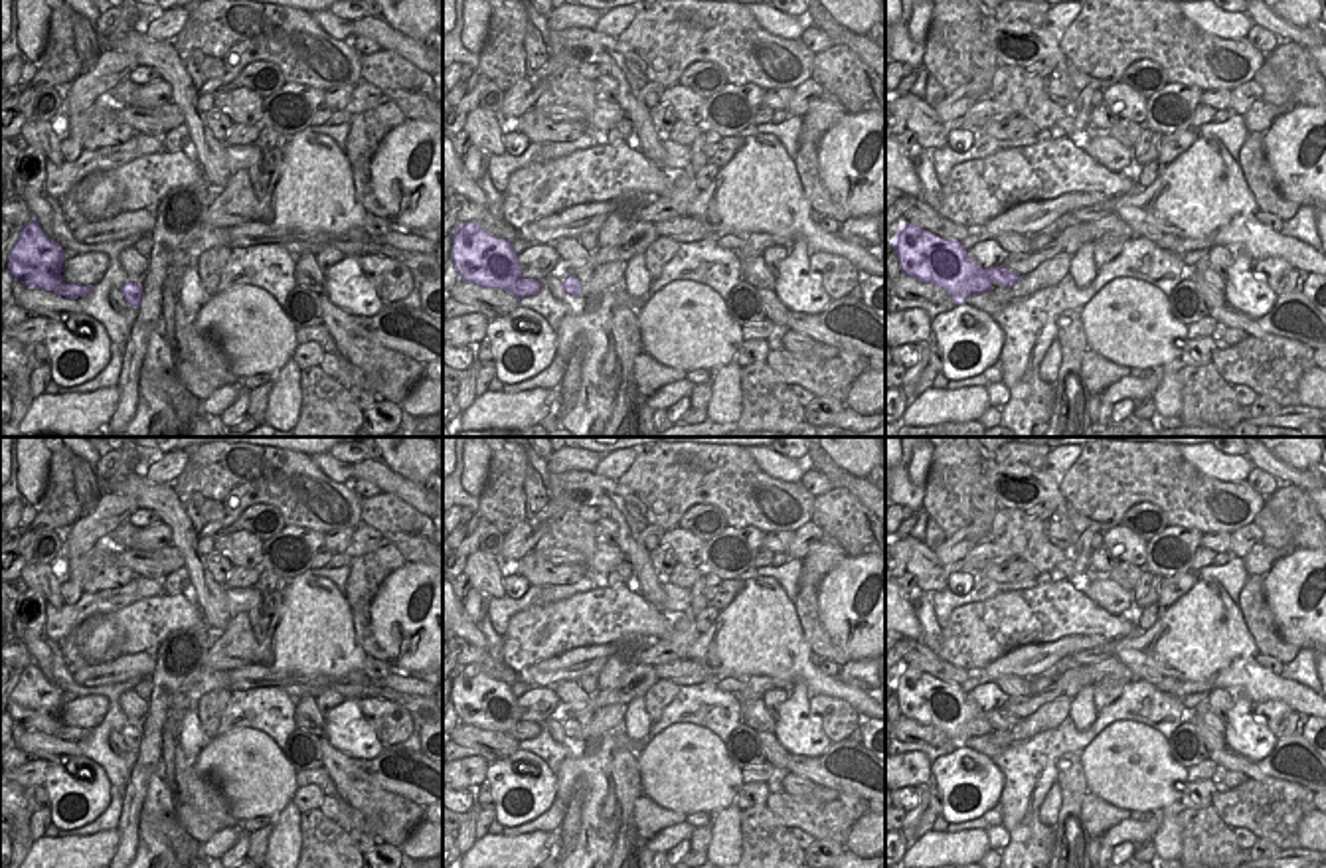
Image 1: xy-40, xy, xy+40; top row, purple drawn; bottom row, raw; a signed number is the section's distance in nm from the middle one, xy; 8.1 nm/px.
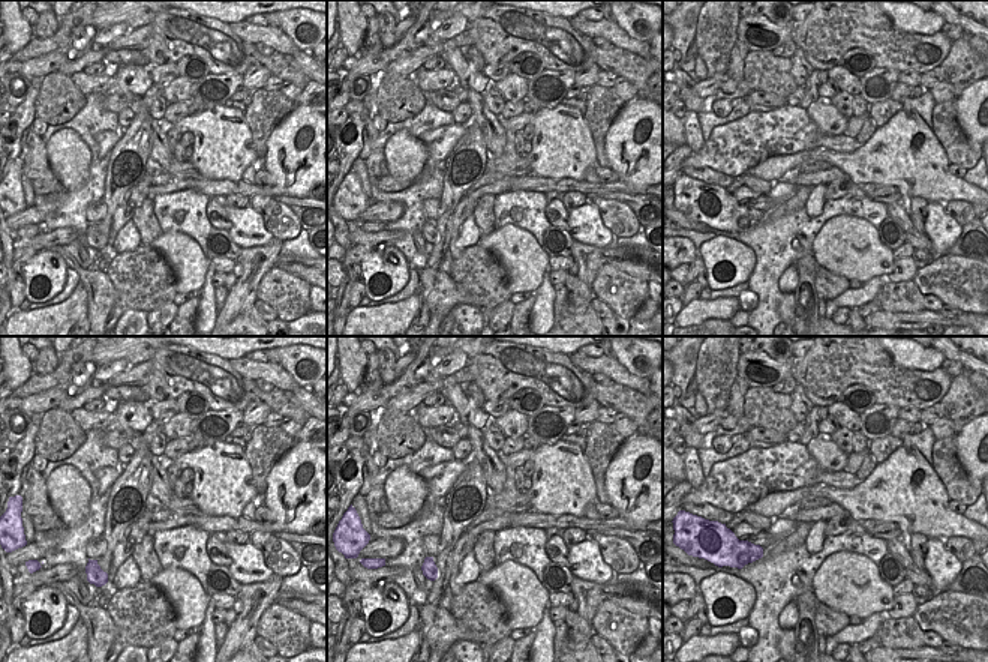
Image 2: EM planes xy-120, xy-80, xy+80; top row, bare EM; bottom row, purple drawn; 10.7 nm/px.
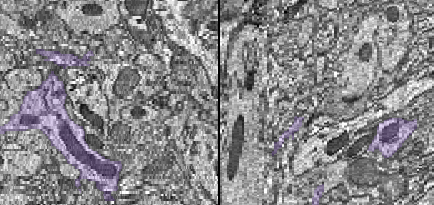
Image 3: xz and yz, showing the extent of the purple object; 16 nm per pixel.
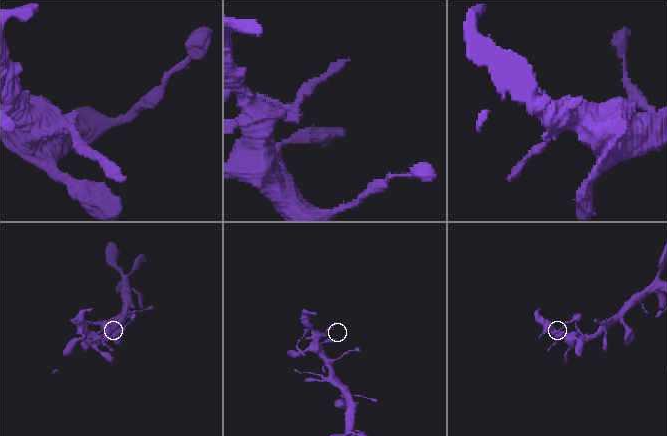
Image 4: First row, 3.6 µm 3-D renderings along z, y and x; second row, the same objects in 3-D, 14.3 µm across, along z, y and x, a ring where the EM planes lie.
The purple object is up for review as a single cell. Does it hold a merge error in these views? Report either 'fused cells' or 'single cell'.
single cell

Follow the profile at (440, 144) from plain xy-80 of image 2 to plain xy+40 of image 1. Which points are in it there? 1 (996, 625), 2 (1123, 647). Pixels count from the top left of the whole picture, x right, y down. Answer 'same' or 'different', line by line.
1: same
2: different

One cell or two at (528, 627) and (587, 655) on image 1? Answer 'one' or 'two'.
two

